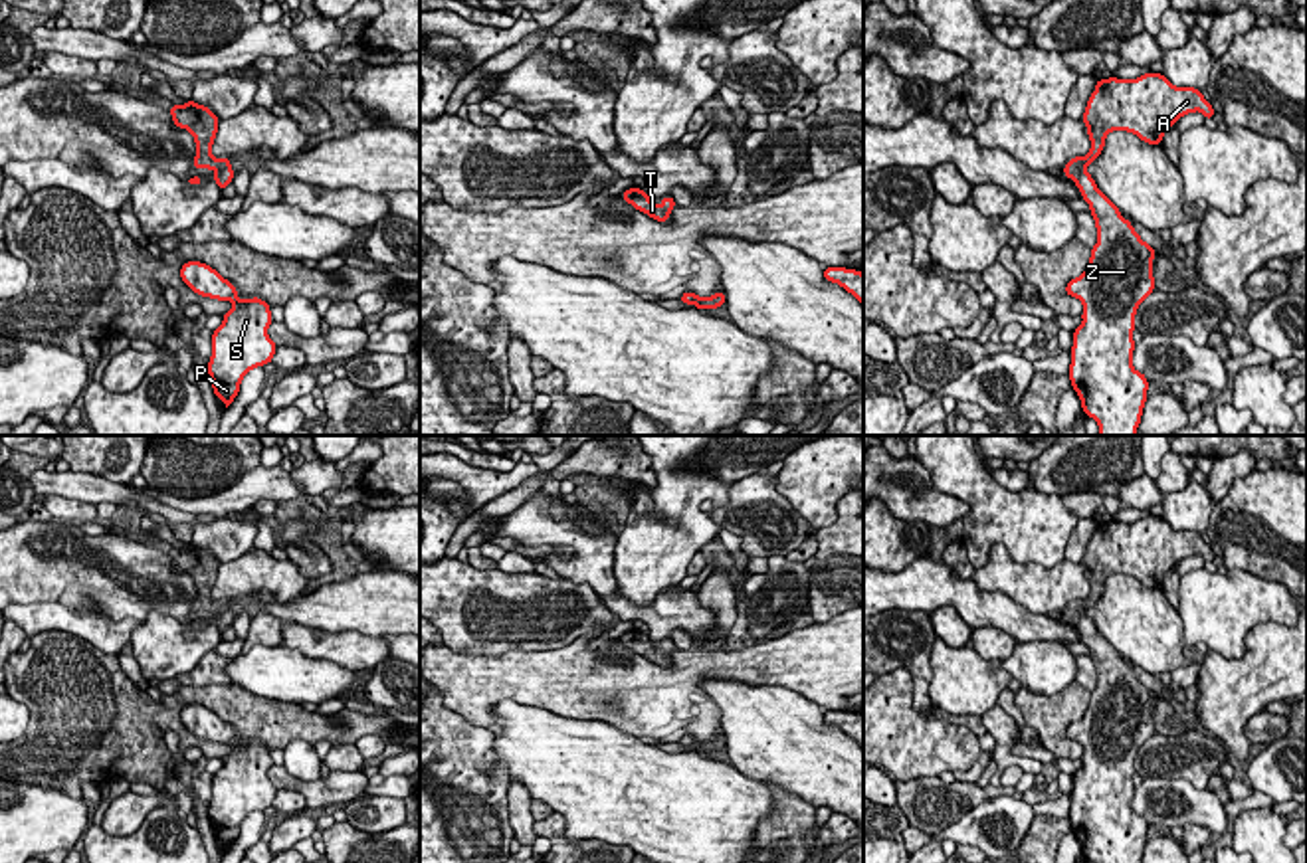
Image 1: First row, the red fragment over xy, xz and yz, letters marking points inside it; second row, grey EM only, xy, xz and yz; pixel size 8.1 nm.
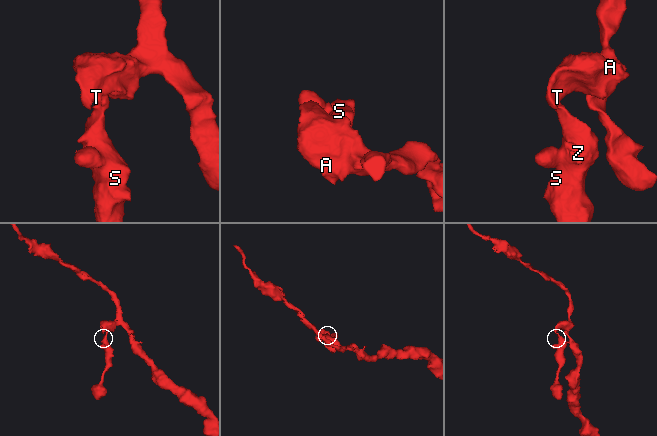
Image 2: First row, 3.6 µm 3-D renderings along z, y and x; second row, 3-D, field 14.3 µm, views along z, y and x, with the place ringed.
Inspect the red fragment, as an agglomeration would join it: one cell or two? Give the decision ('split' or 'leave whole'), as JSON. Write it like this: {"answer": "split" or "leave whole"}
{"answer": "leave whole"}

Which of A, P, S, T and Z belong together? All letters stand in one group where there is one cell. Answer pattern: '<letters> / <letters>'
A P S T Z

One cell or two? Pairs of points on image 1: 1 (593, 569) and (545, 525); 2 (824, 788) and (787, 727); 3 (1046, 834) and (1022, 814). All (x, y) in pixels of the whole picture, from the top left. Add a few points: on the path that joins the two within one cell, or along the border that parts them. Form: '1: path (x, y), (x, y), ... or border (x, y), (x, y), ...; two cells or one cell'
1: path (589, 555), (567, 533), (559, 533); one cell
2: path (822, 772), (793, 743); one cell
3: border (1036, 816), (1020, 842); two cells

